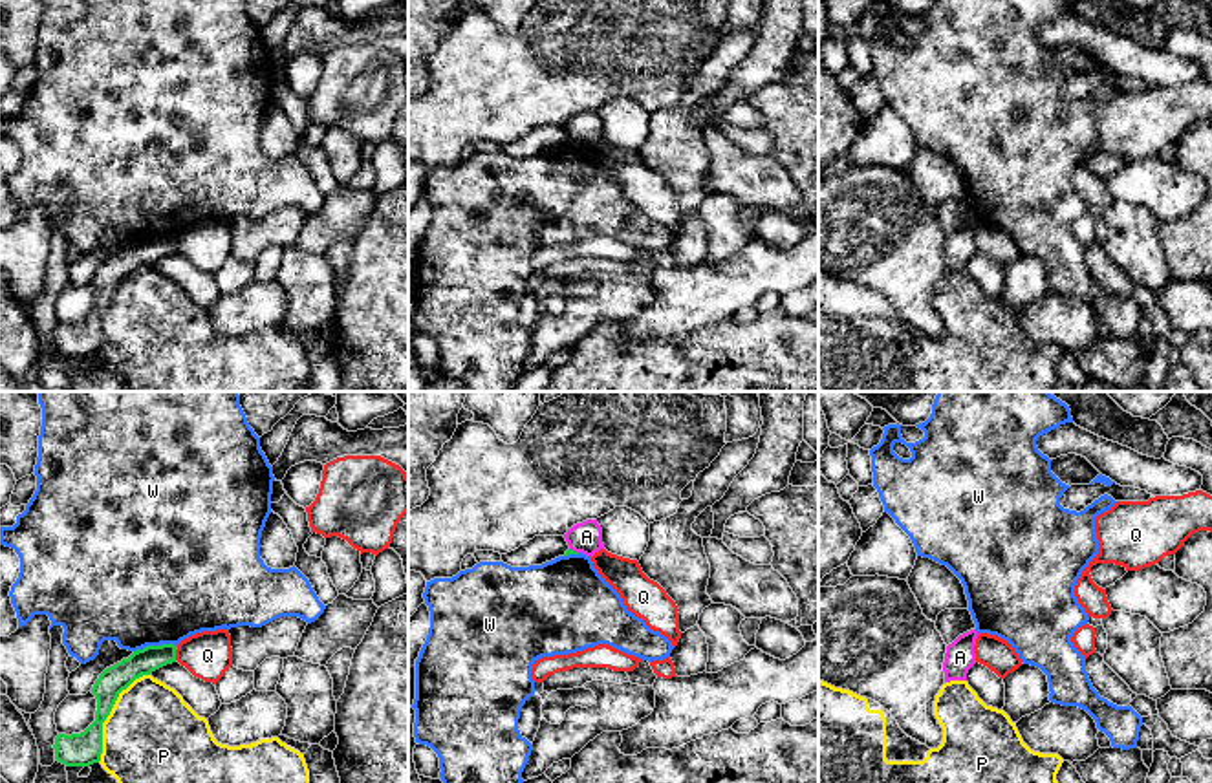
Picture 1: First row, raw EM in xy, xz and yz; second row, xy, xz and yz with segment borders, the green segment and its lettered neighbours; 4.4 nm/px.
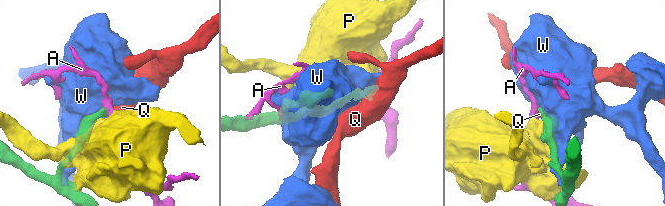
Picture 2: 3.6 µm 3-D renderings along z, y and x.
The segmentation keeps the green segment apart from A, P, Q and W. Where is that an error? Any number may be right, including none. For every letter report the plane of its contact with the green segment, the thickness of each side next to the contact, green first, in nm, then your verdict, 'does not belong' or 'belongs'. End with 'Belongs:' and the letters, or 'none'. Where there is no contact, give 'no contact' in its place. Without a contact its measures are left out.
A: xz | 20/140 nm | does not belong
P: xy | 150/460 nm | does not belong
Q: xy | 120/220 nm | does not belong
W: xy | 120/500 nm | does not belong
Belongs: none

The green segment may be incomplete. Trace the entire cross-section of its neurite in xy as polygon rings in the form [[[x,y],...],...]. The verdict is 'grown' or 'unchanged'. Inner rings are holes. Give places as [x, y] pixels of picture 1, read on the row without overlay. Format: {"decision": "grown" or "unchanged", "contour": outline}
{"decision": "unchanged", "contour": [[[174,234],[146,236],[128,249],[106,258],[95,271],[92,284],[97,289],[95,311],[81,324],[55,327],[55,349],[66,357],[90,357],[101,351],[103,313],[110,306],[119,284],[135,269],[176,252]]]}

